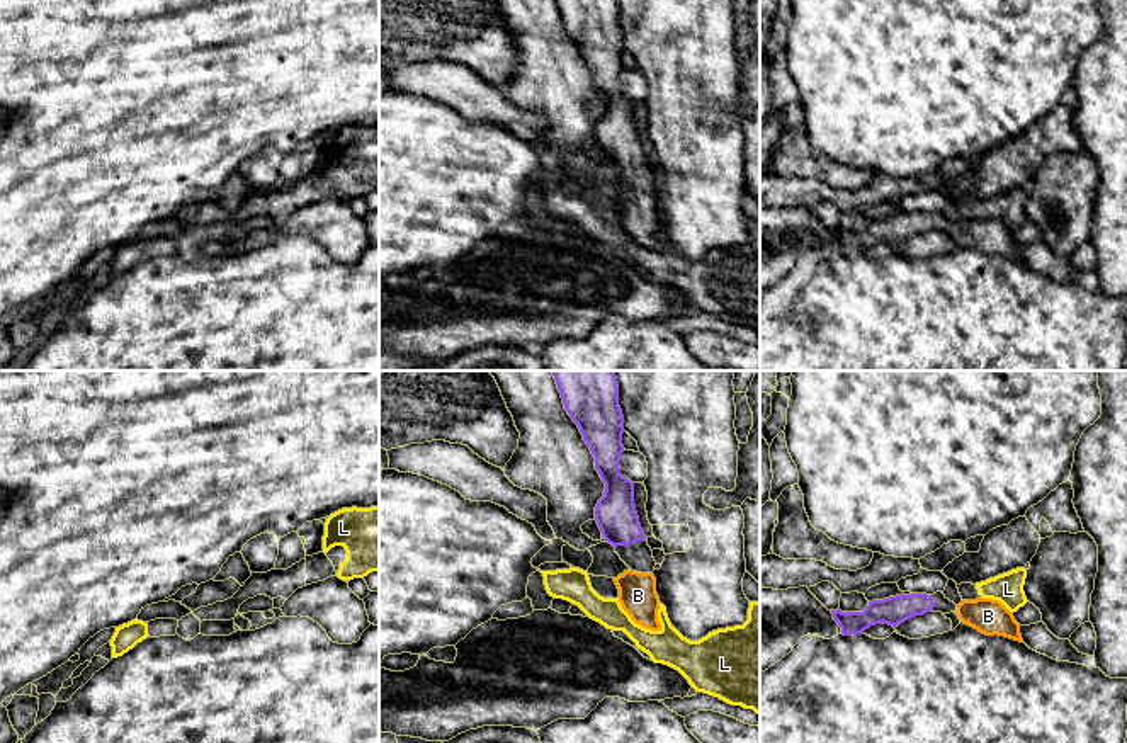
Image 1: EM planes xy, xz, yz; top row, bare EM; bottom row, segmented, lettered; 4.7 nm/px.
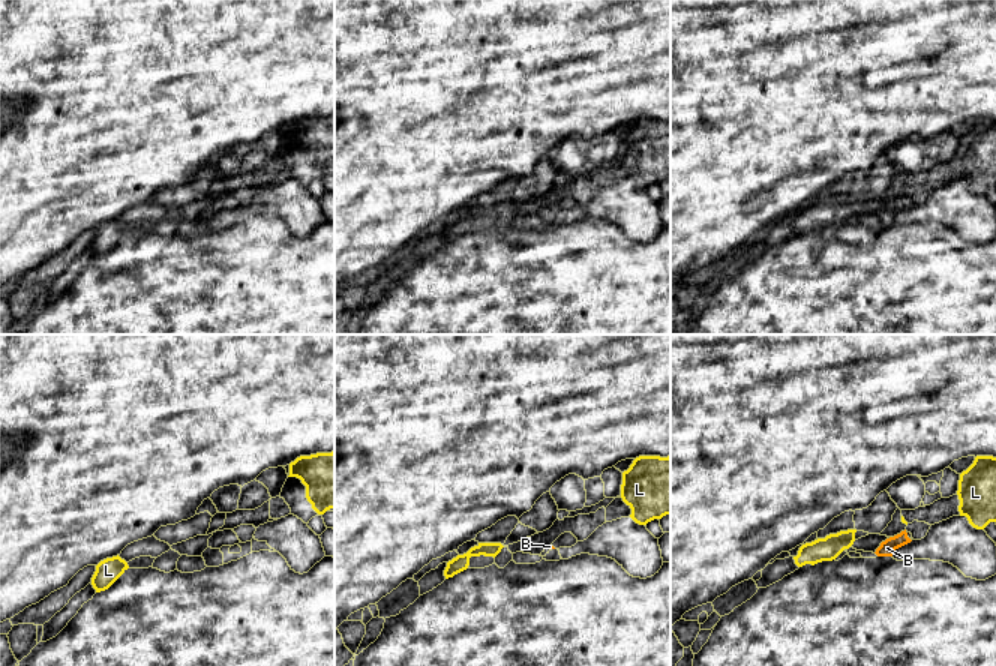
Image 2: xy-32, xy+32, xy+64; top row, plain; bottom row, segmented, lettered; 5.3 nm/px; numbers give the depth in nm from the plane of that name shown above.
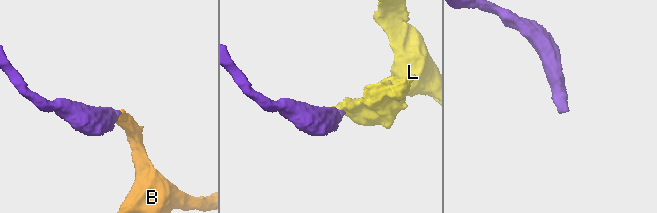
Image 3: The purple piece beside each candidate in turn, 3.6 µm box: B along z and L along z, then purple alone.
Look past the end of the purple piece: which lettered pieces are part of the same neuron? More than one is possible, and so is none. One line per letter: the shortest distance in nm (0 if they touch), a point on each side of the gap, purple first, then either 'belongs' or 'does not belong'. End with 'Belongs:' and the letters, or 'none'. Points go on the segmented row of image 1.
B: 110 nm | yz (934, 606), (956, 612) | belongs
L: 180 nm | xz (609, 543), (585, 572) | does not belong
Belongs: B

